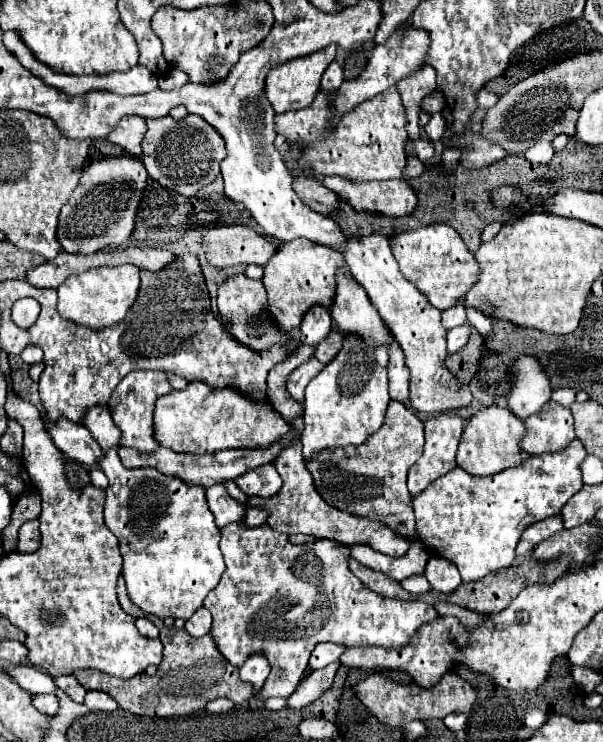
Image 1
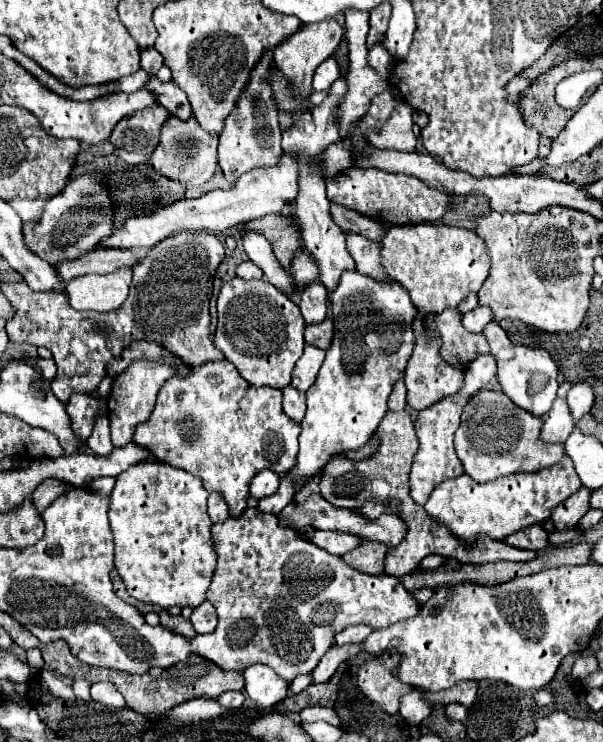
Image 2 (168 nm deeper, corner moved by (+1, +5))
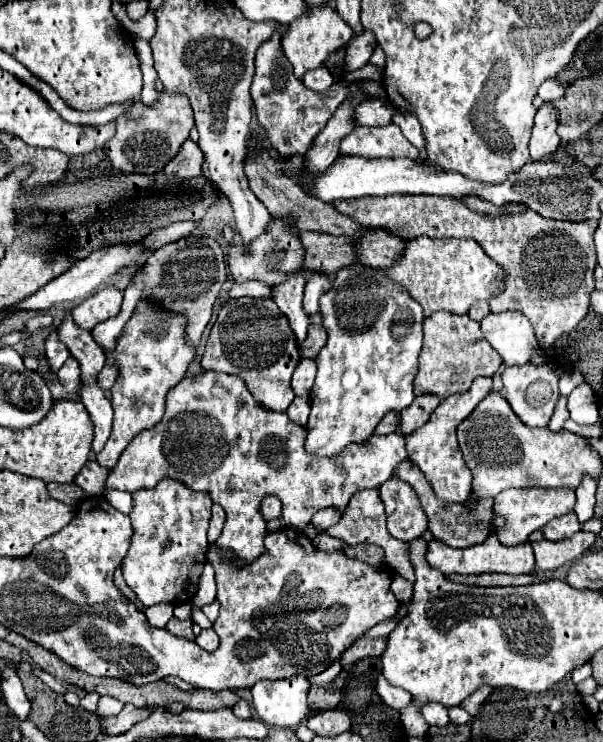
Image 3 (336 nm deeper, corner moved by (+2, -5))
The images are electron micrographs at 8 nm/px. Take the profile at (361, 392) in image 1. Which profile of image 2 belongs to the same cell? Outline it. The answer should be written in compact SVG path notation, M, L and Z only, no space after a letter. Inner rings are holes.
M347 270L341 276L341 282L337 290L331 294L331 310L333 310L333 322L335 322L335 336L333 344L327 352L327 358L315 378L315 384L307 390L307 414L301 422L303 430L299 436L299 454L295 466L281 476L279 490L273 496L261 498L257 504L259 512L267 514L279 514L295 494L295 486L305 476L319 476L321 468L327 464L327 460L337 452L349 452L359 450L367 444L367 440L373 436L375 428L383 420L387 412L387 398L391 394L391 386L397 378L403 376L407 360L413 350L413 302L409 294L399 284L379 284L373 282L373 278L365 278L363 274L357 274L357 270Z

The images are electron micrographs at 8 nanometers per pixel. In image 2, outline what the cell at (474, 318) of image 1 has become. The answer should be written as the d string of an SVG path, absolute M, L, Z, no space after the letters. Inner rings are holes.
M489 322L483 328L483 336L491 348L491 354L497 360L497 380L503 386L503 392L513 400L515 406L531 412L533 416L545 414L553 404L553 400L557 398L557 388L559 388L557 366L551 354L543 348L513 346L511 340L507 338L507 332L497 322Z

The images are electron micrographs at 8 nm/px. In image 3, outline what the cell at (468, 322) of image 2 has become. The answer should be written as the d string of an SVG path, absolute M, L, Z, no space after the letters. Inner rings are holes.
M520 312L490 314L480 322L480 328L488 344L508 366L528 364L532 352L538 348L534 328Z

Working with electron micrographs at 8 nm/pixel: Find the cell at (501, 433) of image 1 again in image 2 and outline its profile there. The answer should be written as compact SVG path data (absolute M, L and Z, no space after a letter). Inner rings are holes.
M481 390L475 394L461 416L461 426L455 432L455 450L469 474L477 482L489 482L513 472L533 472L553 466L565 454L563 444L545 446L539 440L541 418L517 408L503 392Z

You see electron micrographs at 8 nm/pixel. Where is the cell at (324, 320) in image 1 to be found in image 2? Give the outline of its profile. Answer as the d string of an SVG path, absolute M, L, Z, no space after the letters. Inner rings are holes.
M313 282L313 286L301 290L299 308L305 324L319 324L327 314L327 290L321 282Z

